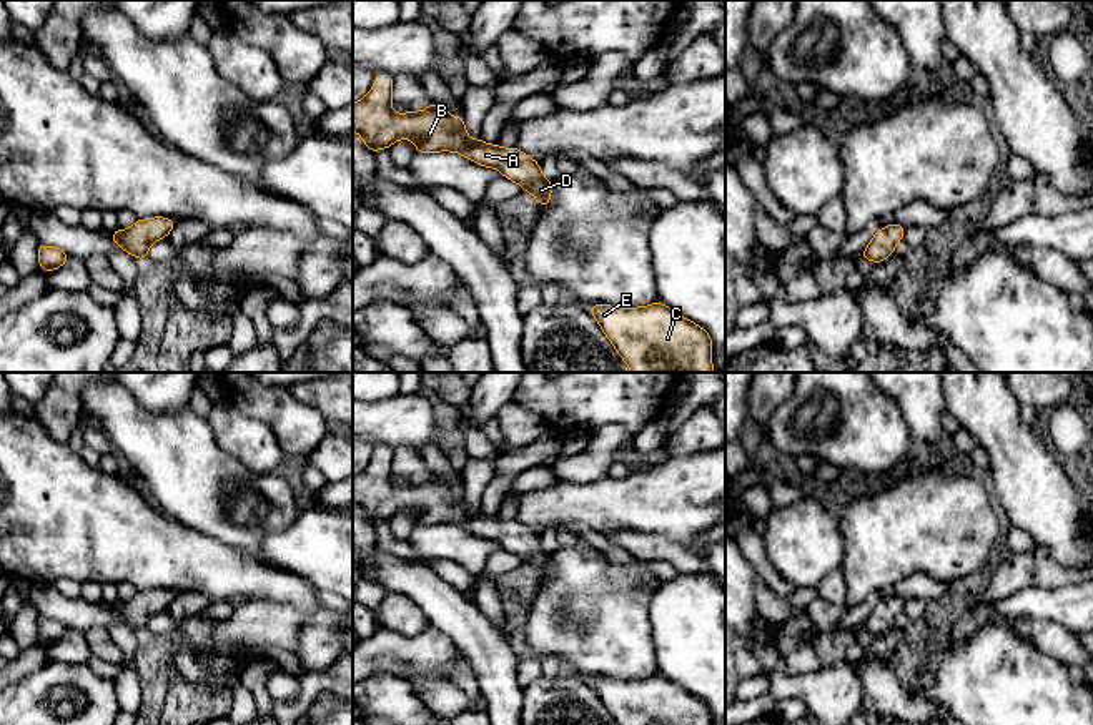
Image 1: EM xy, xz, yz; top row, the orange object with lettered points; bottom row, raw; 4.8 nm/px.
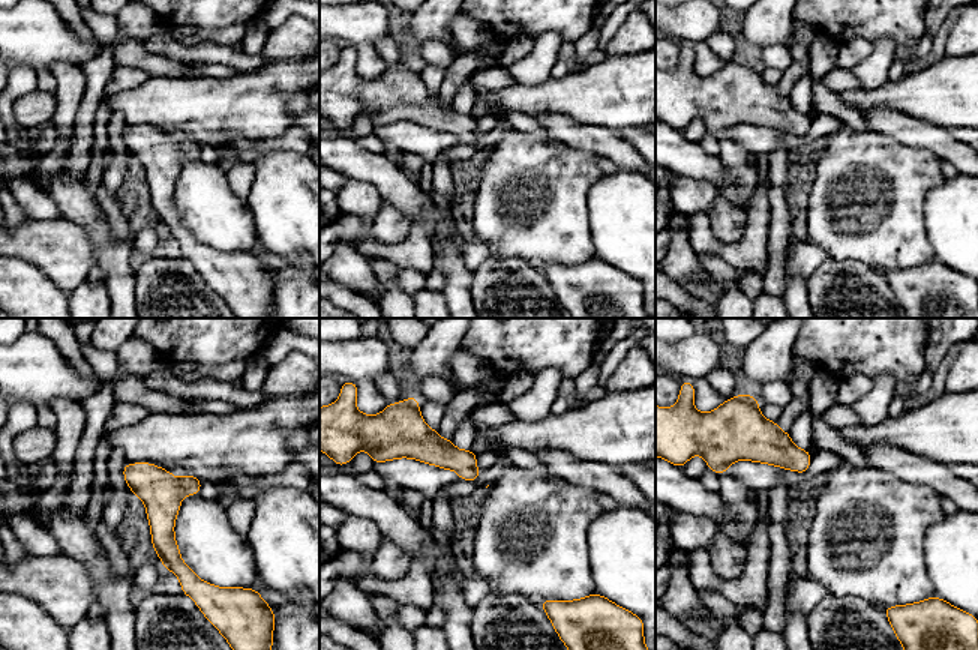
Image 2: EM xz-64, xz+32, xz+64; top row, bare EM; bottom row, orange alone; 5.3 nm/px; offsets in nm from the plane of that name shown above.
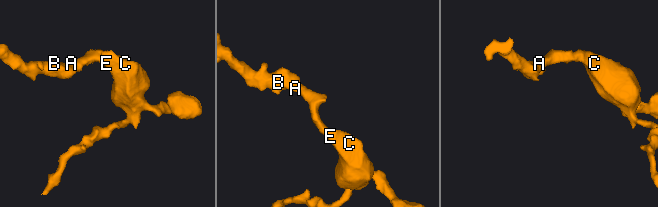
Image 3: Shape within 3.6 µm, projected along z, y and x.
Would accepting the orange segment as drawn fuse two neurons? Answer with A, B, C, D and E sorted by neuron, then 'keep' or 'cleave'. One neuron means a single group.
A B C D E | keep

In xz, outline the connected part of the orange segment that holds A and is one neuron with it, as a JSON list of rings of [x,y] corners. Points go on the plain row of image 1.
[[[378,446],[374,461],[358,476],[353,476],[353,502],[373,524],[389,522],[401,510],[416,515],[416,525],[456,524],[471,534],[499,540],[502,549],[519,555],[522,564],[536,569],[539,579],[551,577],[552,552],[541,547],[541,537],[514,520],[486,517],[481,509],[469,514],[464,487],[453,491],[443,479],[429,476],[424,484],[396,487],[391,482],[393,449]]]

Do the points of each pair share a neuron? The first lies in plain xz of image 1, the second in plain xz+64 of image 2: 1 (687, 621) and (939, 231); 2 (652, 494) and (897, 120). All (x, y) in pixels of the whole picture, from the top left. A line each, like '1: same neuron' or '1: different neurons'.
1: same neuron
2: different neurons

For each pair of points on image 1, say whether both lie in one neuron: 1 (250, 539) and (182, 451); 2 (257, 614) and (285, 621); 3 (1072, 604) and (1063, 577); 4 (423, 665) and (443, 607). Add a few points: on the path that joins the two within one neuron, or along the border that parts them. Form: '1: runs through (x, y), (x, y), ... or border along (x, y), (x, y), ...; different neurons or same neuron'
1: runs through (225, 526), (200, 501), (190, 476); same neuron
2: runs through (263, 621), (278, 621); same neuron
3: border along (1075, 582), (1048, 589), (1033, 586); different neurons
4: border along (430, 622), (459, 649); different neurons

